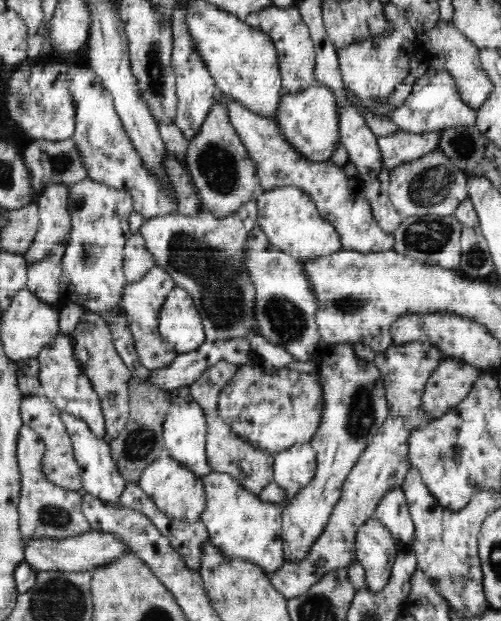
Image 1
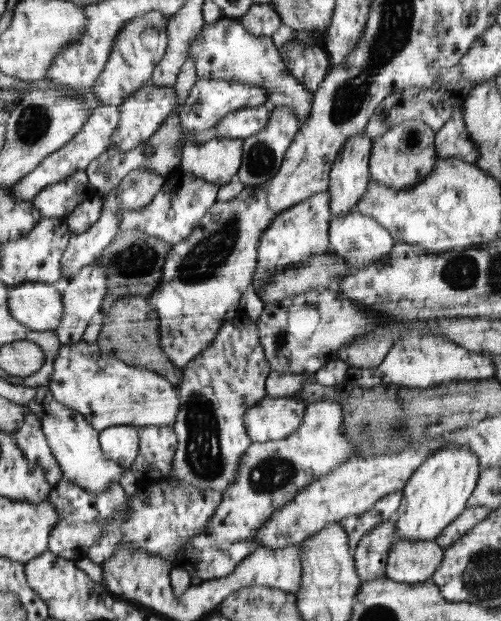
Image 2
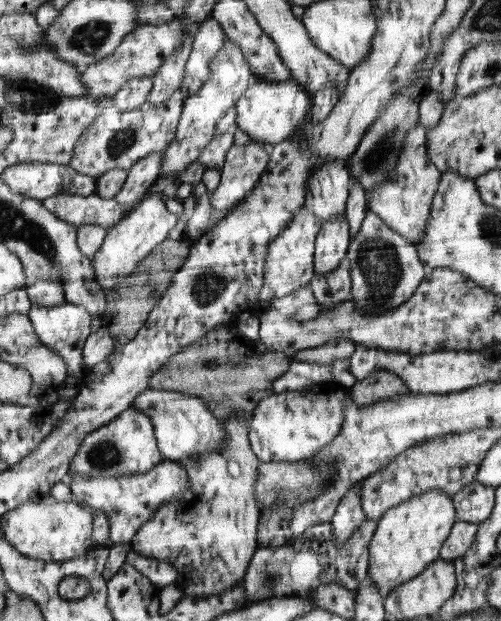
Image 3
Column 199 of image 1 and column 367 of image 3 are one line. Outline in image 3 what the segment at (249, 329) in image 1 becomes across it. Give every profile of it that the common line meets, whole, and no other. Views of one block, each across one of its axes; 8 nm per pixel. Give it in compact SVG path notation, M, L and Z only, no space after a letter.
M366 211L359 230L350 237L350 246L345 255L350 266L349 299L353 301L353 307L359 307L359 311L365 315L383 313L383 311L399 307L413 295L423 280L423 276L426 276L426 268L418 257L417 247L407 241L407 238L391 230L375 212Z

